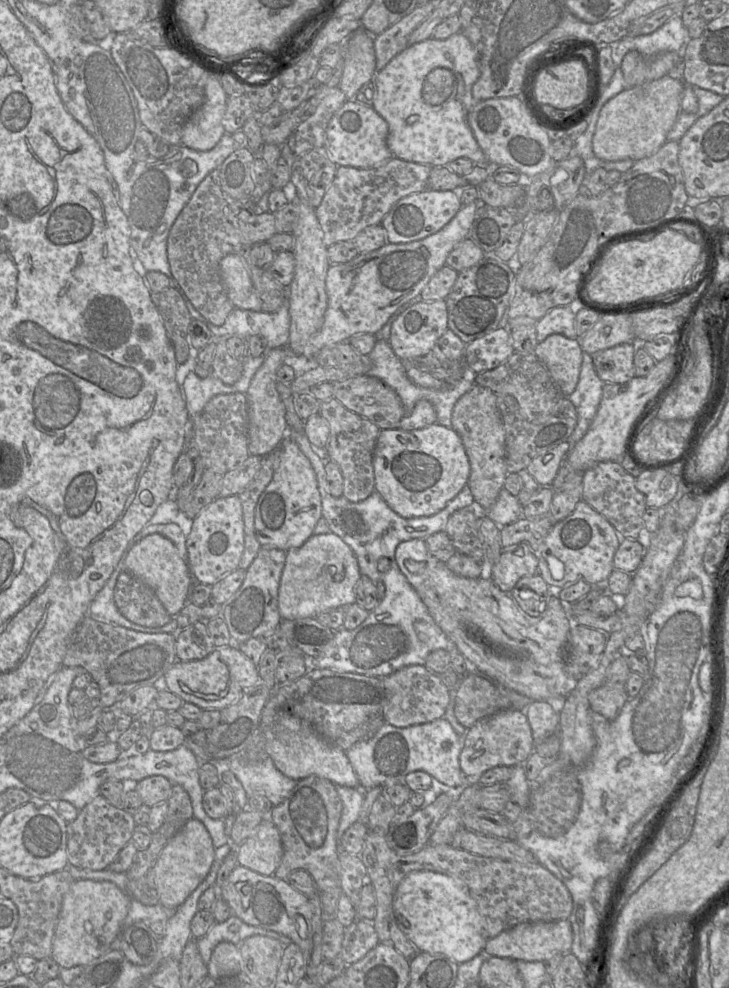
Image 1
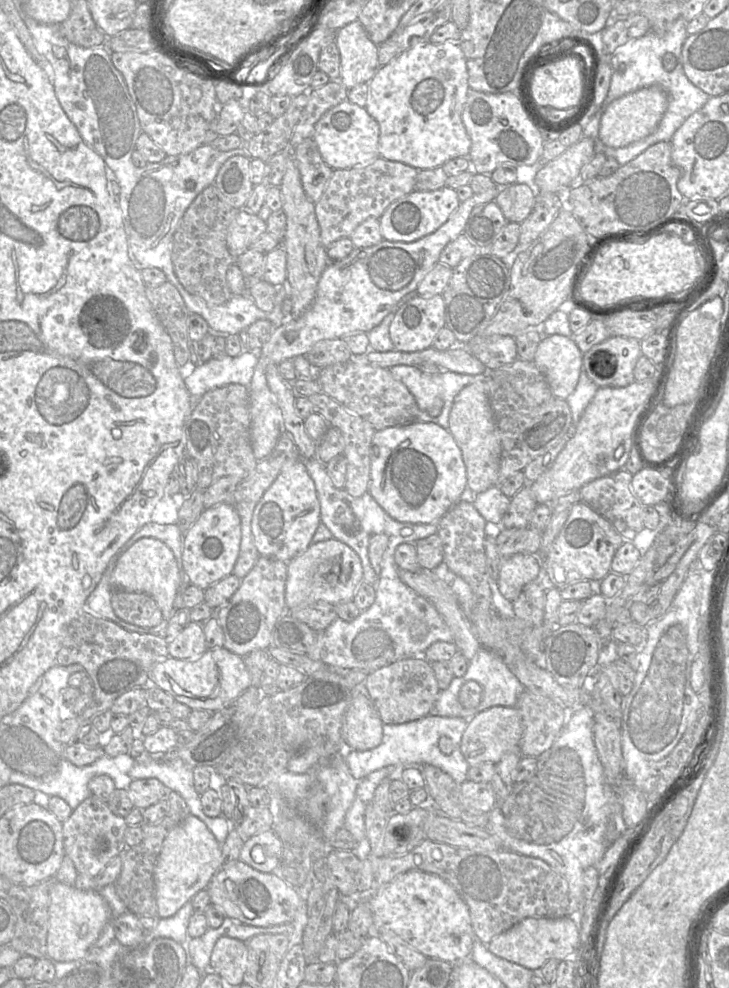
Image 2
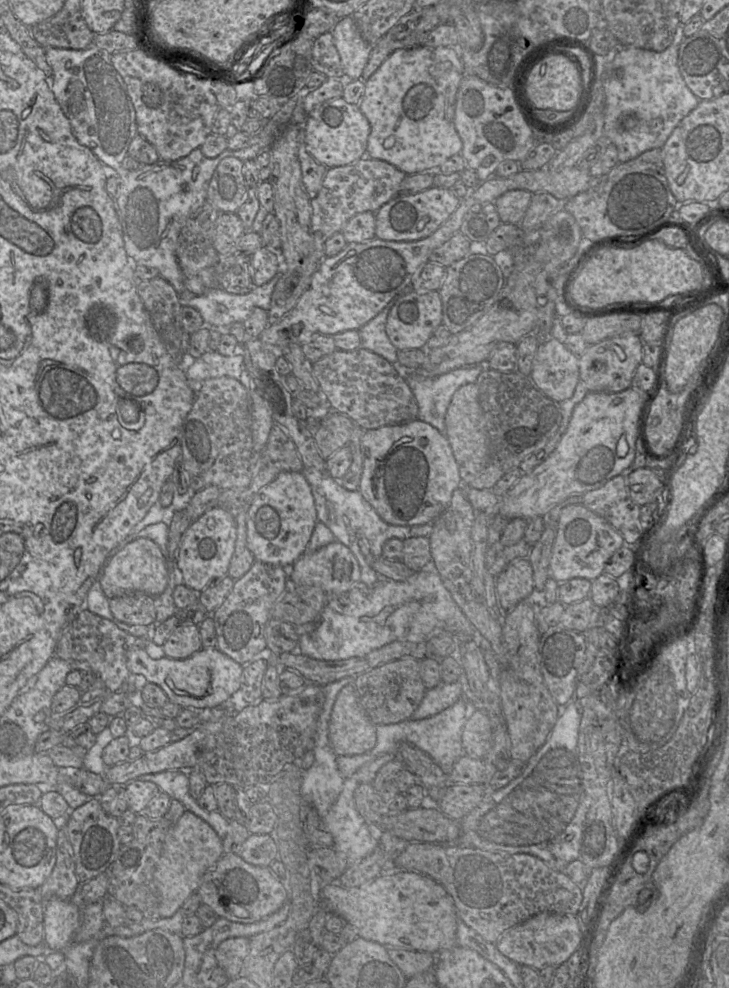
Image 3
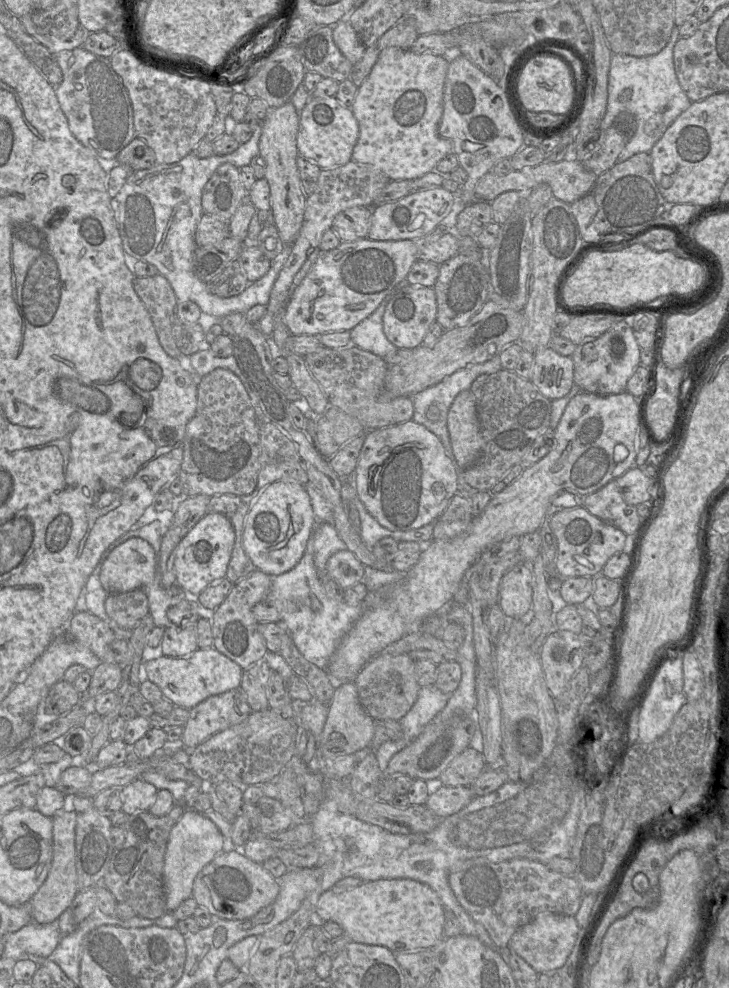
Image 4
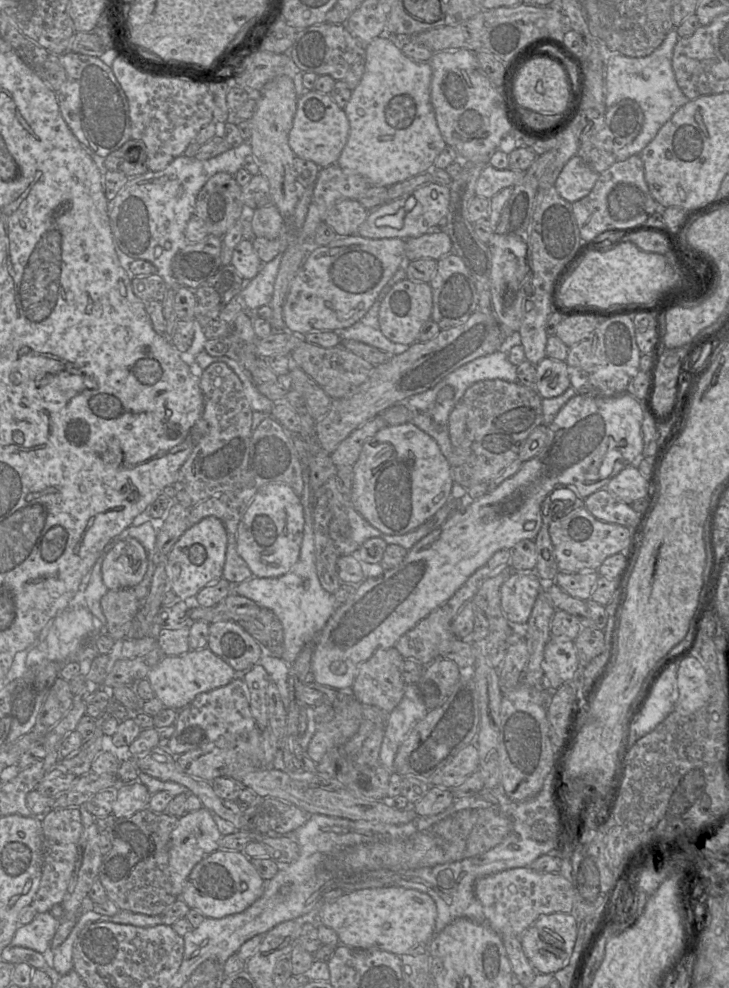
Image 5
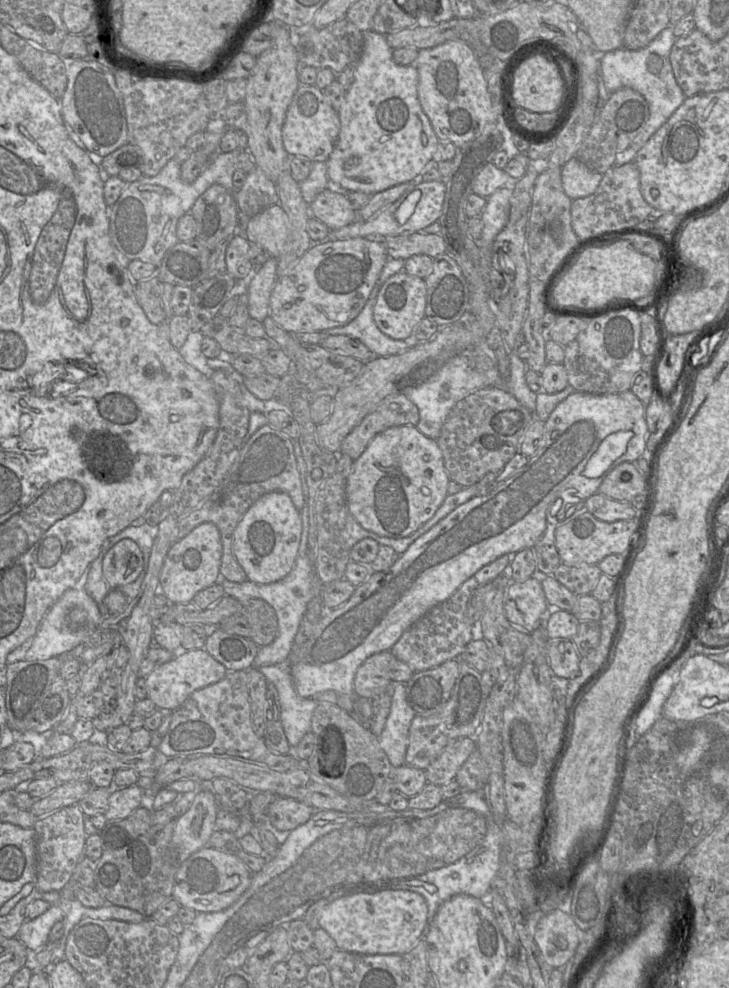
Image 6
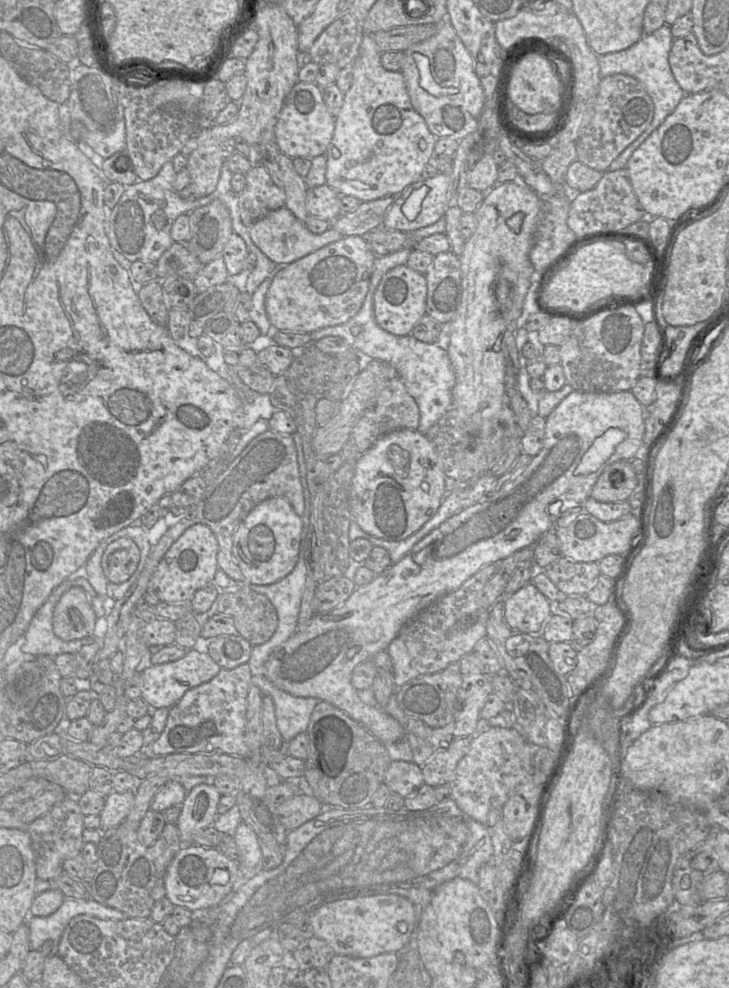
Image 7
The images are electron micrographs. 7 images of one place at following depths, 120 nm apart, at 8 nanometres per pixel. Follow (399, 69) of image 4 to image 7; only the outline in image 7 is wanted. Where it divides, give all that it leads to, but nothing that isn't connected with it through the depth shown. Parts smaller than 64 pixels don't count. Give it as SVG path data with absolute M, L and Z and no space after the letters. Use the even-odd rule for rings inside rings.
M365 33L359 49L359 55L353 63L353 80L350 89L344 94L343 105L335 117L335 129L332 140L325 153L326 155L326 184L336 190L340 195L350 195L362 202L372 201L388 196L401 194L409 185L421 180L421 174L425 165L434 156L434 148L437 138L430 132L424 118L414 109L411 104L406 88L405 78L401 71L386 70L381 64L381 55L373 36Z

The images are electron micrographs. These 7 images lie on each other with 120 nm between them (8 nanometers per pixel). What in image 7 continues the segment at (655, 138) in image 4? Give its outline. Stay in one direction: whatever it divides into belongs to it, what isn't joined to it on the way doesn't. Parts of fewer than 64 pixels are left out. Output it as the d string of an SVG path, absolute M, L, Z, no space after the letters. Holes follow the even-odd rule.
M664 24L651 34L644 34L642 38L627 49L598 55L598 63L601 77L614 74L624 74L637 79L644 87L654 104L654 115L646 130L609 165L607 171L623 169L633 152L664 122L686 95L673 76L669 64L669 53L674 38L671 33L671 25Z

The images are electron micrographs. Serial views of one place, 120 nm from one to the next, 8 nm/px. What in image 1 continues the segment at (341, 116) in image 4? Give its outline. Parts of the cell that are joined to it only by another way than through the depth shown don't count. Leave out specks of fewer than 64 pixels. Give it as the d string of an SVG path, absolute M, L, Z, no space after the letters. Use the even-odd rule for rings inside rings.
M348 99L328 123L325 148L337 166L372 168L394 157L387 145L388 134L388 123L373 106Z

